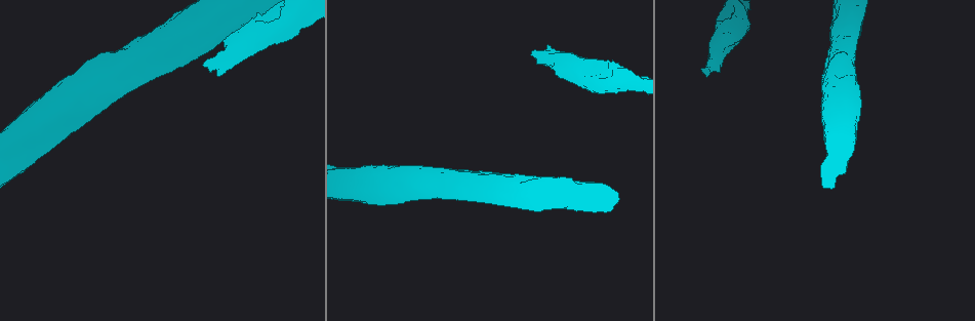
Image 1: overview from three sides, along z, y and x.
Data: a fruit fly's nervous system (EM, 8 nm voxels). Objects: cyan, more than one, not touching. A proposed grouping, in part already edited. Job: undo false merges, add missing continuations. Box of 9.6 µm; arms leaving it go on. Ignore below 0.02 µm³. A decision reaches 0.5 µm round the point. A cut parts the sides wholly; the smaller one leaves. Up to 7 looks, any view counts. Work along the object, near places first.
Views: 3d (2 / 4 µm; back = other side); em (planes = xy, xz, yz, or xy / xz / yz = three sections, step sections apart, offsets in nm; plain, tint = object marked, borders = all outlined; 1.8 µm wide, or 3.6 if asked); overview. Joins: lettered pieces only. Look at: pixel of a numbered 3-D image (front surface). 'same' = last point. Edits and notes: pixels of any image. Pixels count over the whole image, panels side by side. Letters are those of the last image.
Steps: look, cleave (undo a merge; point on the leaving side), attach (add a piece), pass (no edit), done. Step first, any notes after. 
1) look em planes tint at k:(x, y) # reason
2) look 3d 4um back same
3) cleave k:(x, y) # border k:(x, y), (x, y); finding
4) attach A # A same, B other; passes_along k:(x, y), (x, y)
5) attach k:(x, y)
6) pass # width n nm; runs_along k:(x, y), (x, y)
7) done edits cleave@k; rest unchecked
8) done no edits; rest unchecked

look em planes borders at 1:(188, 30) # calibre changes

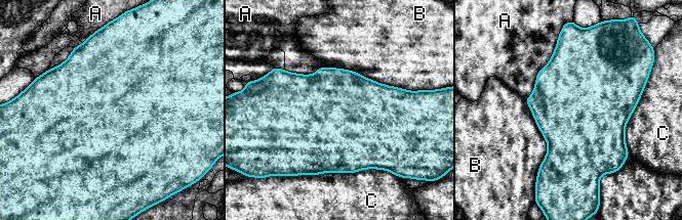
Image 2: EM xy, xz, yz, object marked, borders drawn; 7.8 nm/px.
pass # A other, B other, C other; border 2:(325, 67), (353, 70), (408, 91); continuous, no second neuron

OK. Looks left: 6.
look em planes borders at 1:(78, 90) # sudden change in width

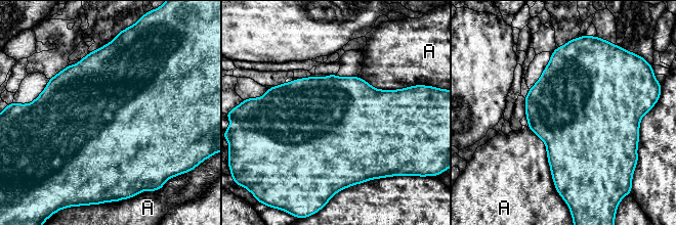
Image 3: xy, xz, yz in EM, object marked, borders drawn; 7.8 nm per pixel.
pass # A other; border 3:(529, 127), (544, 142), (555, 185); continuous, no second neuron

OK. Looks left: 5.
look em planes borders at 1:(205, 67) # thick end

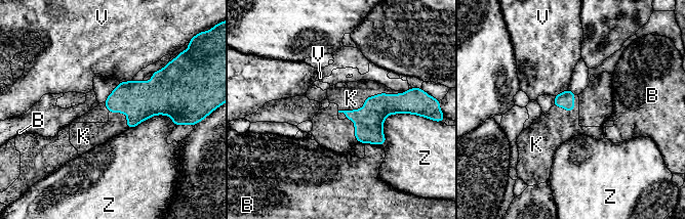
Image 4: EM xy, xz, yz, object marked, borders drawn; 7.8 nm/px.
attach K # B other, K same, V other, Z other; passes_along 4:(368, 121), (369, 97), (351, 98); the neuron continues

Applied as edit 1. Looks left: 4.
done edits attach@4; rest unchecked

